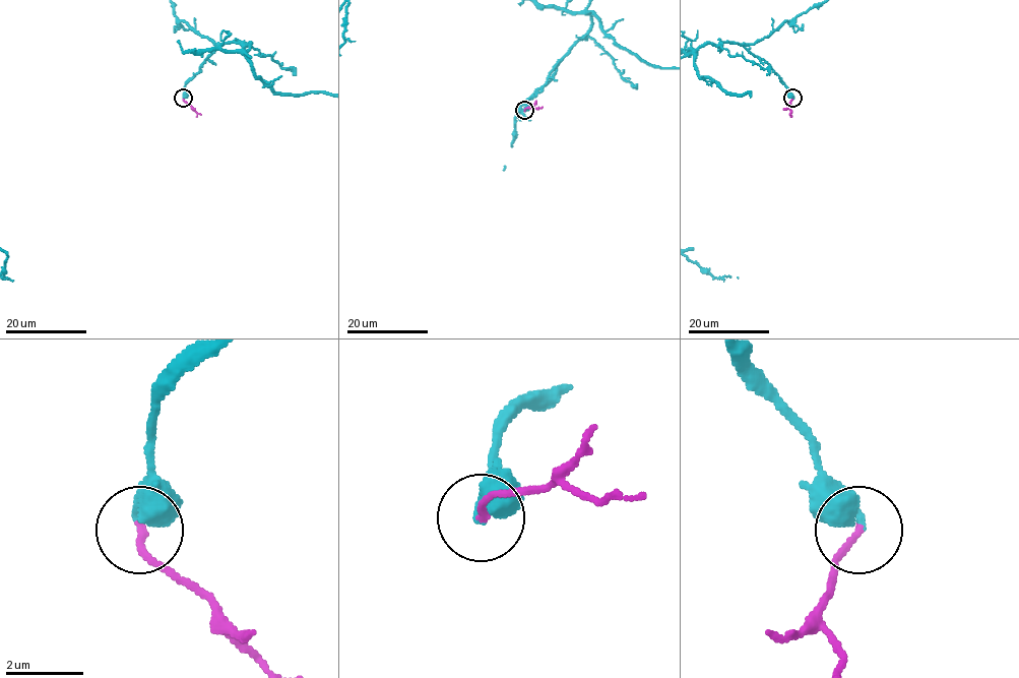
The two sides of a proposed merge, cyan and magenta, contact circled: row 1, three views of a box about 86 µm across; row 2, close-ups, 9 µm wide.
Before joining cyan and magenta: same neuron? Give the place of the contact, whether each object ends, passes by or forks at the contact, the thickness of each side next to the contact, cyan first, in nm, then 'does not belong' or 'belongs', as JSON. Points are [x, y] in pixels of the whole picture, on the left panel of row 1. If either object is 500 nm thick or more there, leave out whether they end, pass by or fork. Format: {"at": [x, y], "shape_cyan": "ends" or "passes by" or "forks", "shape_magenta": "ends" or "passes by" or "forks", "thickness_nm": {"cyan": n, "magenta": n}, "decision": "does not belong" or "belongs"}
{"at": [183, 98], "shape_cyan": "ends", "shape_magenta": "ends", "thickness_nm": {"cyan": 420, "magenta": 180}, "decision": "belongs"}

